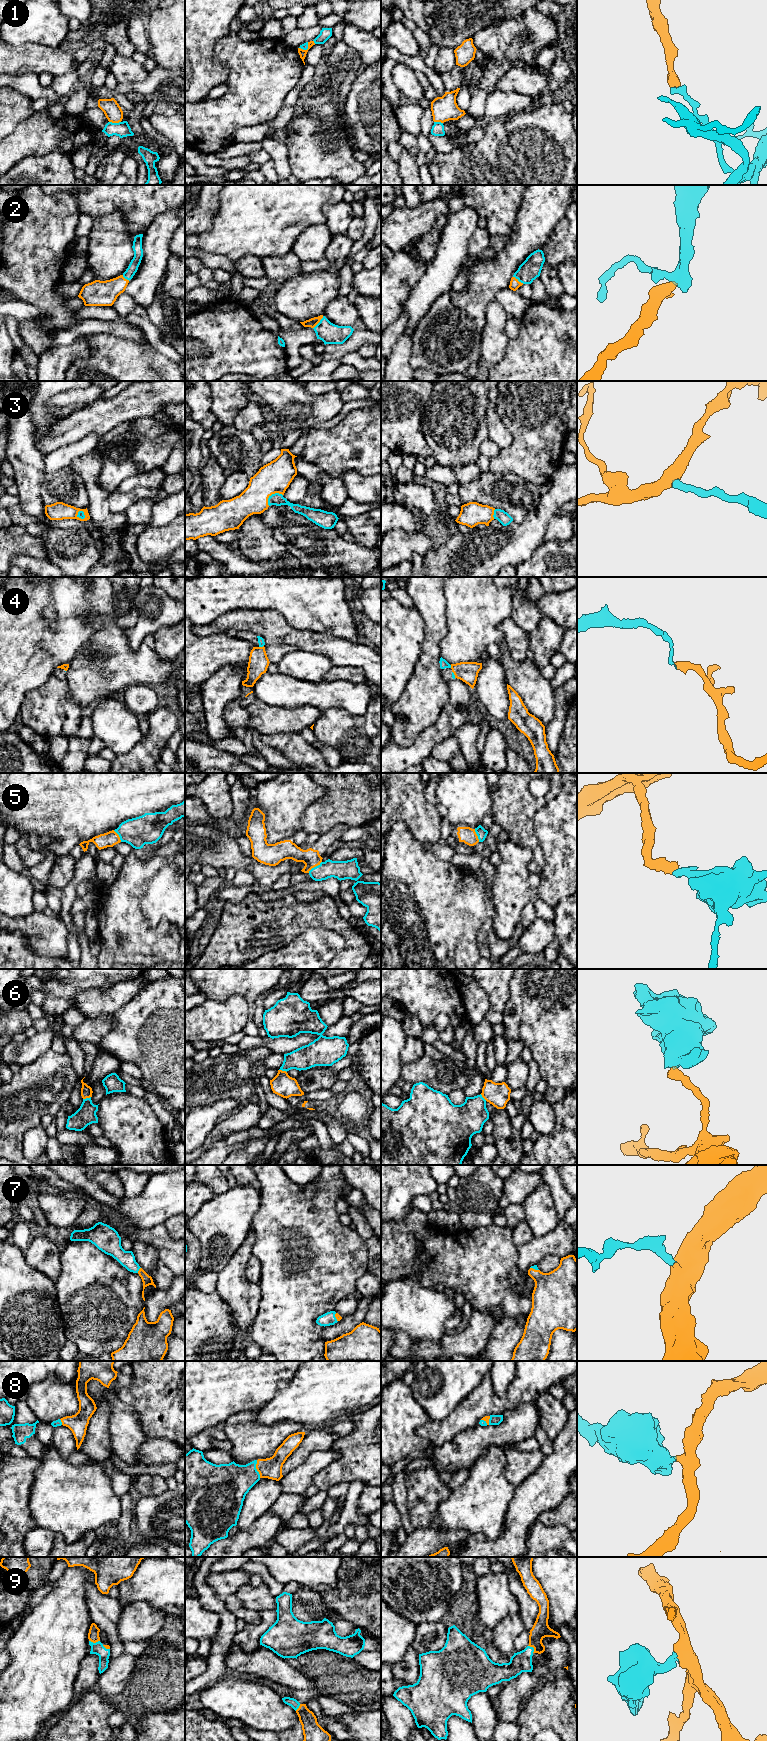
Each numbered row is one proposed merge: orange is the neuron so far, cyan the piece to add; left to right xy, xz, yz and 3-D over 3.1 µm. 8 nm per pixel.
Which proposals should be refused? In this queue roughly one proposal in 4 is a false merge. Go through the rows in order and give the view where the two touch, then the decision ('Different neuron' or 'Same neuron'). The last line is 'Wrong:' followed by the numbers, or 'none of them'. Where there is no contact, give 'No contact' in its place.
1: Touches orange in xy. Different neuron
2: Touches orange in xz. Same neuron
3: Touches orange in xz. Same neuron
4: Touches orange in yz. Same neuron
5: Touches orange in xz. Same neuron
6: Touches orange in xy. Different neuron
7: Touches orange in xy. Same neuron
8: Touches orange in xz. Same neuron
9: Touches orange in xy. Same neuron
Wrong: 1, 6

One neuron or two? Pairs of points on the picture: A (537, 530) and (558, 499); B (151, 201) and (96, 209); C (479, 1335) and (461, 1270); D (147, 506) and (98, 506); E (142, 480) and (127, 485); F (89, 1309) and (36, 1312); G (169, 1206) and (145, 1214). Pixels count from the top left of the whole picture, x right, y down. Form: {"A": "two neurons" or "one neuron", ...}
{"A": "one neuron", "B": "one neuron", "C": "two neurons", "D": "two neurons", "E": "one neuron", "F": "two neurons", "G": "one neuron"}

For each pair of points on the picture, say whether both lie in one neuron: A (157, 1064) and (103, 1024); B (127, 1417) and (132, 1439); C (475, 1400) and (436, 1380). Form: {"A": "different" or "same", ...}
{"A": "different", "B": "same", "C": "different"}

